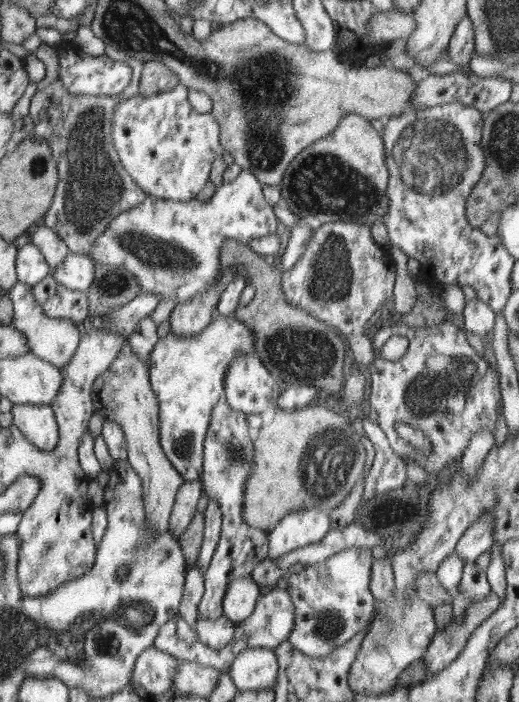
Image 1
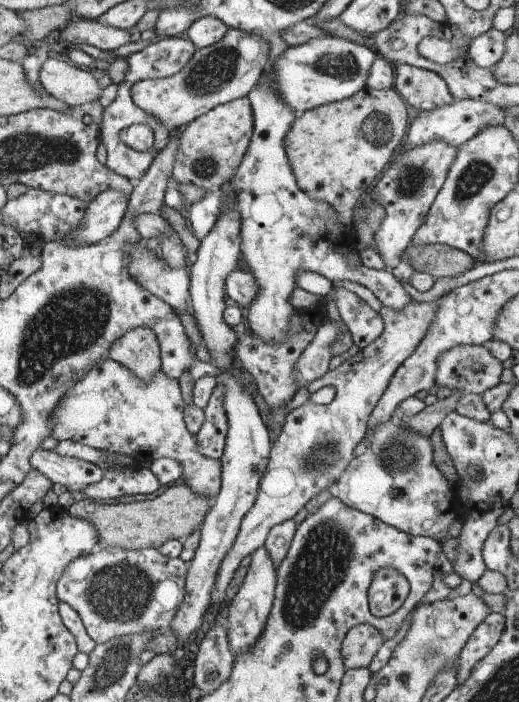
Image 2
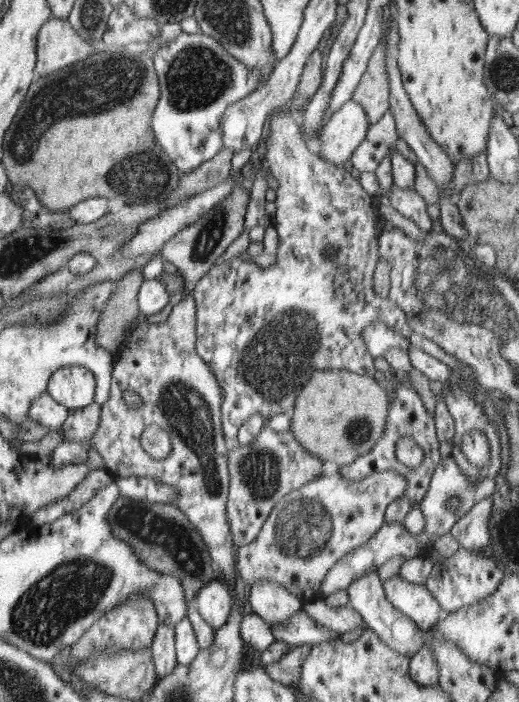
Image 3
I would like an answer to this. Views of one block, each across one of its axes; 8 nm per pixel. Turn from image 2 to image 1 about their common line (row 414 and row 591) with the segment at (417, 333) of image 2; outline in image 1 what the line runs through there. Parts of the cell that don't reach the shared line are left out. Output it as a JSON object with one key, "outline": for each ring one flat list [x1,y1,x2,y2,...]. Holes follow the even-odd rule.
{"outline":[[369,547,345,548,288,577,287,591,296,610,295,628,288,639,294,650,314,659,328,657,336,648,347,645,352,637,366,631,376,612,371,592,373,564]]}

